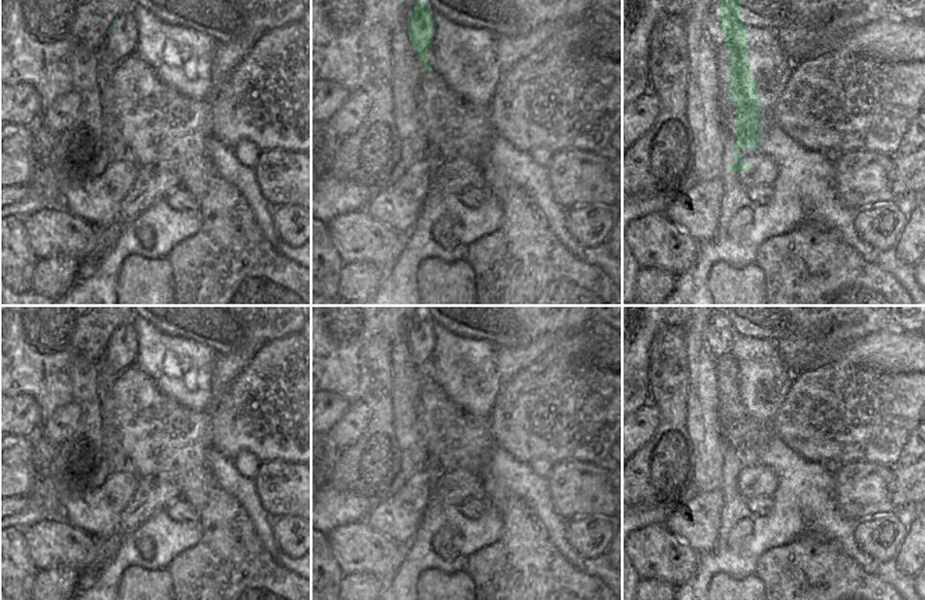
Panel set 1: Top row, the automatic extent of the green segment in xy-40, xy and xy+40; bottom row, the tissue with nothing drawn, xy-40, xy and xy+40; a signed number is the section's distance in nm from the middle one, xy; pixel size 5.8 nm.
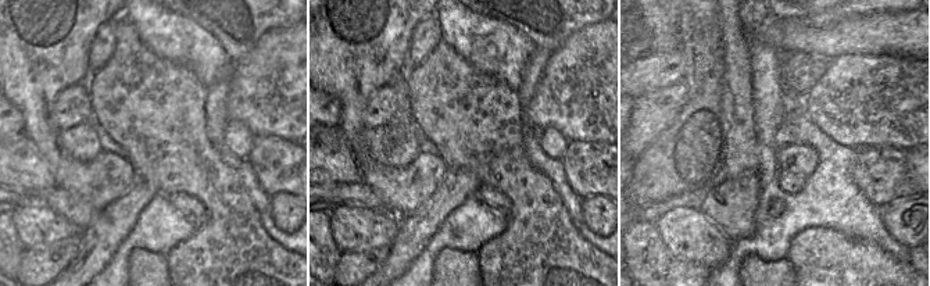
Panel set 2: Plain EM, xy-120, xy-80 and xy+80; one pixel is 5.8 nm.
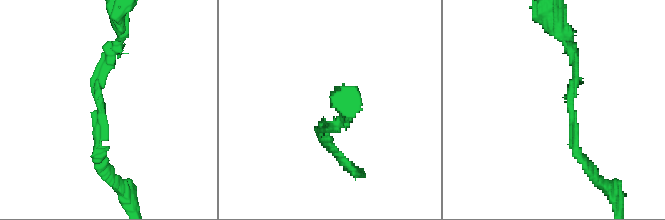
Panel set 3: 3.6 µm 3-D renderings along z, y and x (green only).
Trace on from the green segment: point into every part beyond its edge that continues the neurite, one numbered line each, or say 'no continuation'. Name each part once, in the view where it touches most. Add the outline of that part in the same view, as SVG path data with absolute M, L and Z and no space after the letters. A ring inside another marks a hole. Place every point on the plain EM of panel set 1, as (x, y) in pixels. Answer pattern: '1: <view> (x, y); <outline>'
no continuation

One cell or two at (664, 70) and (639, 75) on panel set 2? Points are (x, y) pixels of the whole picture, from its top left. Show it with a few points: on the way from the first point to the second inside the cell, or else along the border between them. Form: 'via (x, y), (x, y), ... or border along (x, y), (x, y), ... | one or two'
via (658, 71), (644, 75) | one

